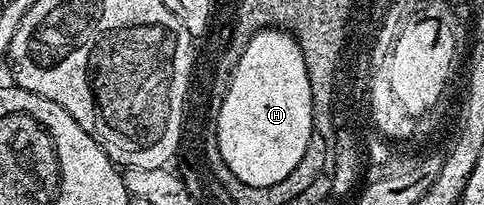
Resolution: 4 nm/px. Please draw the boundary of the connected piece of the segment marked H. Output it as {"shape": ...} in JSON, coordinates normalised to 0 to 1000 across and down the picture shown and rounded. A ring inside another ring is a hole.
{"shape":[[[572,132],[543,137],[527,161],[494,273],[455,527],[459,576],[448,605],[455,751],[471,829],[479,829],[479,849],[488,849],[496,888],[537,922],[541,907],[581,888],[612,824],[612,800],[626,771],[636,717],[638,663],[651,644],[645,468],[628,263],[622,259],[622,224],[610,180]]]}

